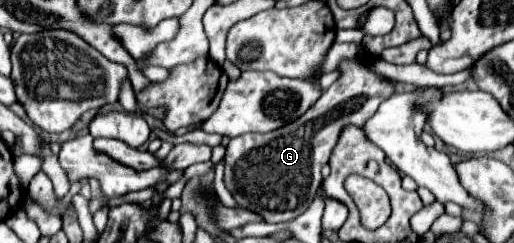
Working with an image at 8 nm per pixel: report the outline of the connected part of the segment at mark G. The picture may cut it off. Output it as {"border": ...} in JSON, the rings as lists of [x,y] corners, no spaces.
{"border":[[[366,52],[360,58],[358,56],[344,58],[338,64],[338,72],[340,72],[338,80],[318,98],[318,102],[302,118],[298,118],[296,122],[290,122],[288,126],[274,130],[274,132],[266,132],[266,134],[248,132],[248,134],[242,134],[242,136],[236,136],[230,140],[230,144],[226,148],[224,184],[232,192],[232,196],[238,204],[242,204],[248,210],[254,210],[266,222],[288,222],[308,210],[308,206],[316,198],[316,190],[322,184],[320,170],[324,164],[328,164],[342,130],[348,124],[364,126],[366,120],[372,118],[372,114],[376,114],[378,106],[386,98],[390,98],[396,90],[396,84],[392,80],[386,80],[378,72],[374,74],[374,62],[376,62],[376,56],[370,56]]]}

